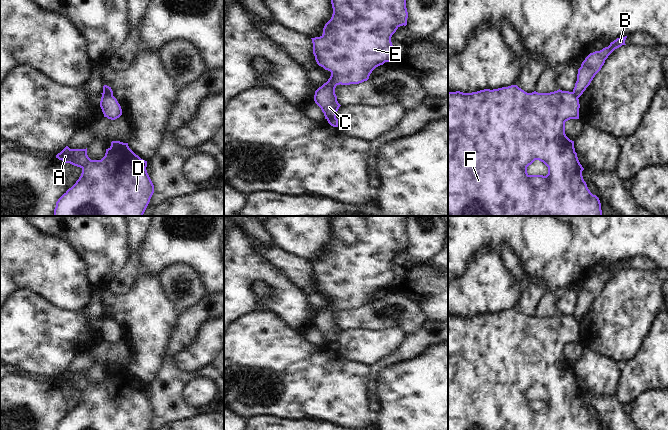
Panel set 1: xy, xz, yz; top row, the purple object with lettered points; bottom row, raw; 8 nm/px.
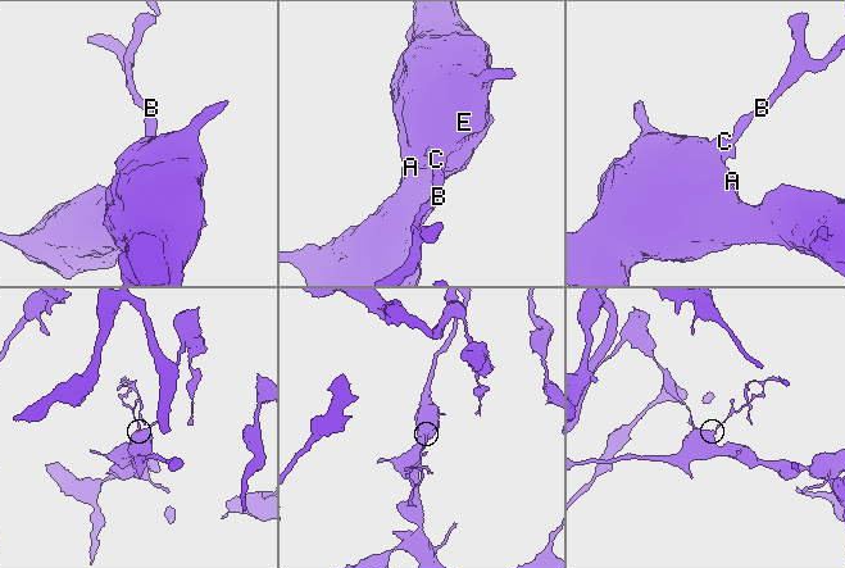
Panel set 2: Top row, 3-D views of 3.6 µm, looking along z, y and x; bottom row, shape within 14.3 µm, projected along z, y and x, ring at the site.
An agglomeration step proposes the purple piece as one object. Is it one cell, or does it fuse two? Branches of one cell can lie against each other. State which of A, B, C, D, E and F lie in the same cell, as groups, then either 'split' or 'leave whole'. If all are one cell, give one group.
A C D E F / B | split

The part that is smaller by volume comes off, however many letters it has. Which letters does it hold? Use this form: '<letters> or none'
B

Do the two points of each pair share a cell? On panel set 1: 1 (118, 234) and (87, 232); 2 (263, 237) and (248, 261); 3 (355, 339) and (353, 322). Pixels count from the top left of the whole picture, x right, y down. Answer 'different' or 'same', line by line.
1: same
2: different
3: different

